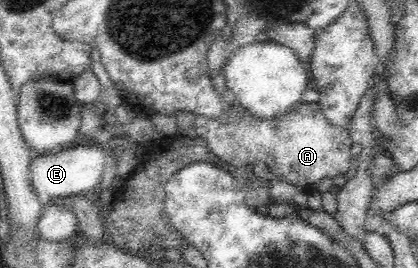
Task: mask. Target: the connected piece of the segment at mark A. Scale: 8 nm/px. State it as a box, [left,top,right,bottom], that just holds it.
[195,100,354,190]

